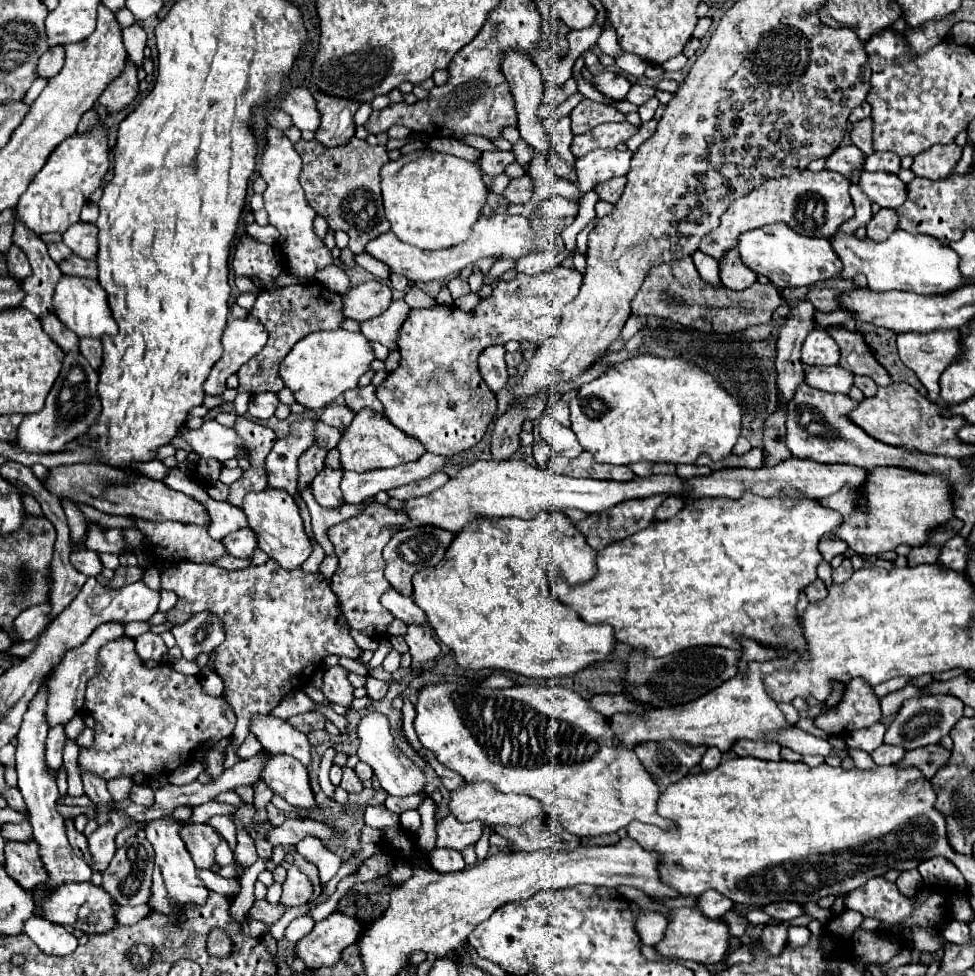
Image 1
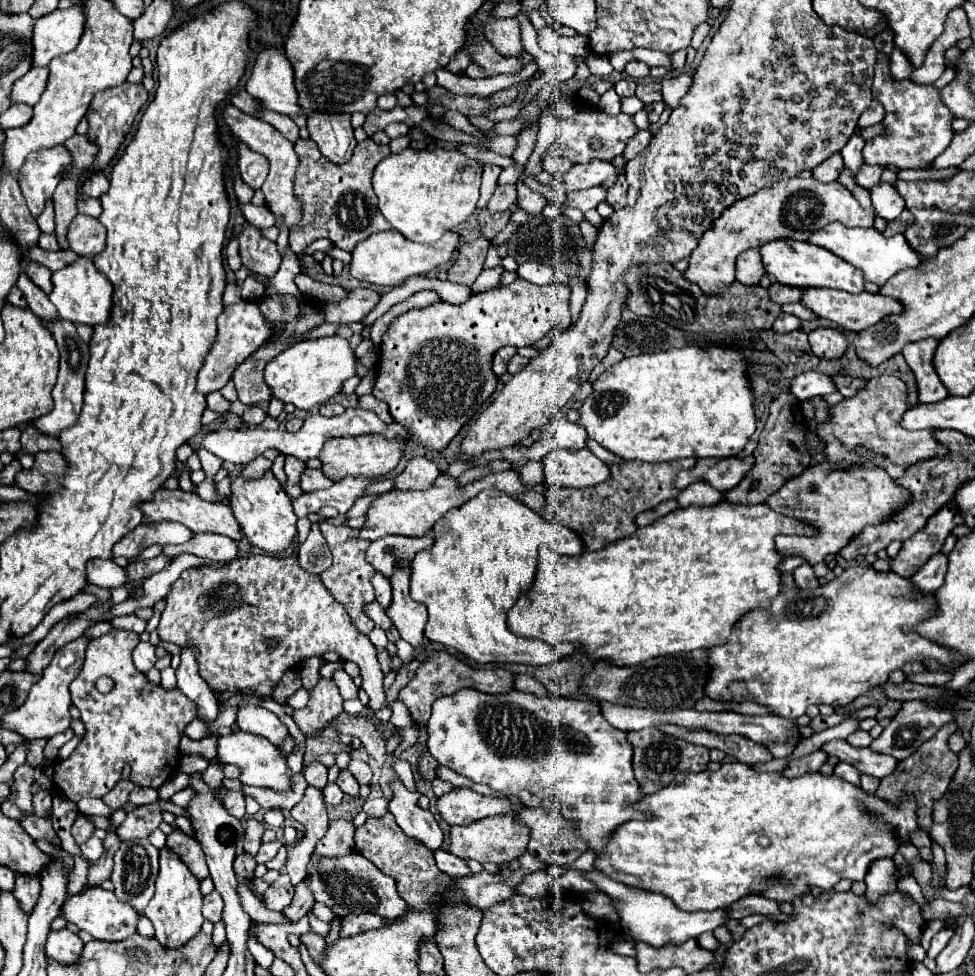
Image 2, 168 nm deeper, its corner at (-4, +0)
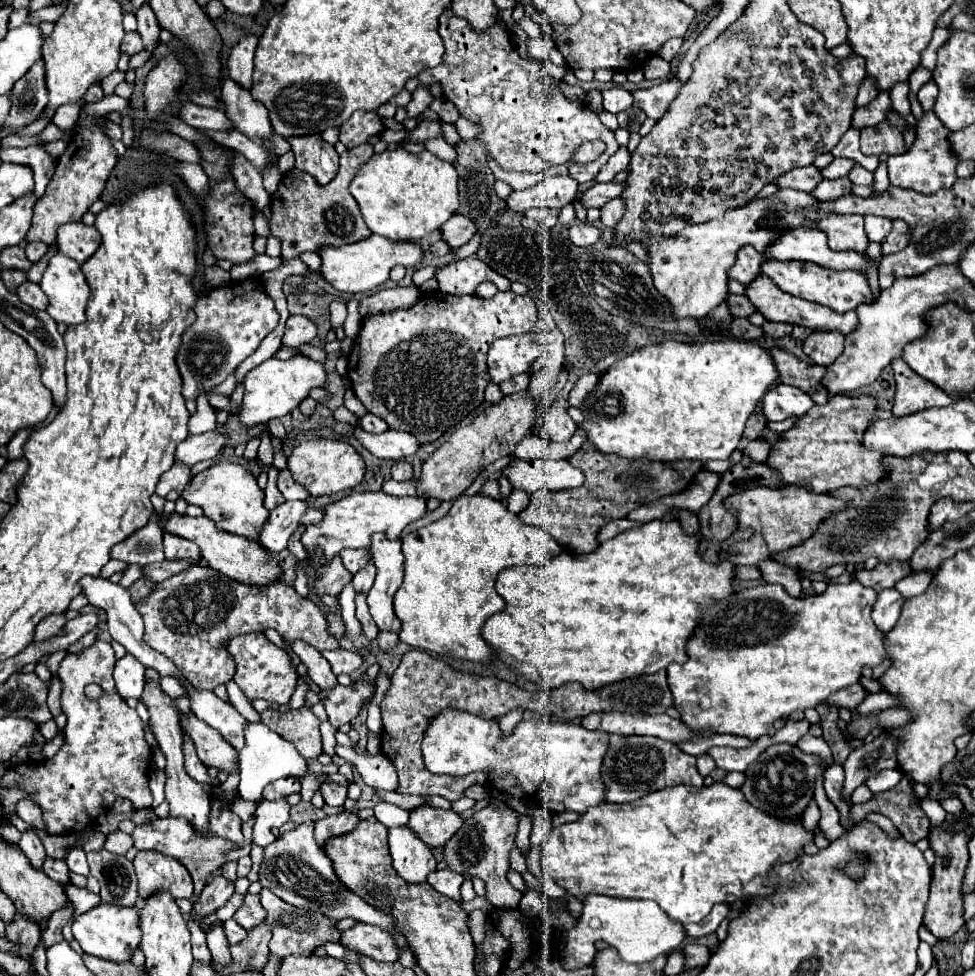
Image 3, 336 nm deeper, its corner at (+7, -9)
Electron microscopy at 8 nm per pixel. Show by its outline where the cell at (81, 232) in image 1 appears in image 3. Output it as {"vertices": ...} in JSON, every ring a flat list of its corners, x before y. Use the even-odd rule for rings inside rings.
{"vertices":[[82,221,66,223,58,229,58,251,76,263,84,263,100,245,100,233]]}

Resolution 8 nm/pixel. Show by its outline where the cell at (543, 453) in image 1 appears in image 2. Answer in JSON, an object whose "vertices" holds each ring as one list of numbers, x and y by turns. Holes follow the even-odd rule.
{"vertices":[[527,462,527,464,523,464,519,470,517,470,519,474,521,474,521,482,525,482,525,486,527,488,535,488,535,486,539,486,539,484,543,484,543,468,541,468,541,462]]}

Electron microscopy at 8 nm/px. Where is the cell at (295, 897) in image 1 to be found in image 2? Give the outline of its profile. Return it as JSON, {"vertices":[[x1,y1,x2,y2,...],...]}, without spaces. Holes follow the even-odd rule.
{"vertices":[[281,874,265,892,263,892,263,902,267,910,277,910,281,912,287,908,293,900,293,886,289,884,289,876]]}

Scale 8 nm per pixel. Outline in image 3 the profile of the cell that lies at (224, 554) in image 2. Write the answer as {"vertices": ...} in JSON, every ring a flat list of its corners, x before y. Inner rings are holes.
{"vertices":[[164,533,164,553,166,559,190,559,194,563,202,561,202,553,200,547,194,541]]}

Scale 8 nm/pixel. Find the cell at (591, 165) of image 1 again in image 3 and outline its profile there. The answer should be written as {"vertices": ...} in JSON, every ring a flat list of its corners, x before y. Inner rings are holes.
{"vertices":[[570,175,544,177,540,183,536,183,530,189,512,191,512,195,506,199,506,205,516,213,522,213,532,207,562,209,564,205,574,201,576,191,578,191,578,181,572,179]]}

